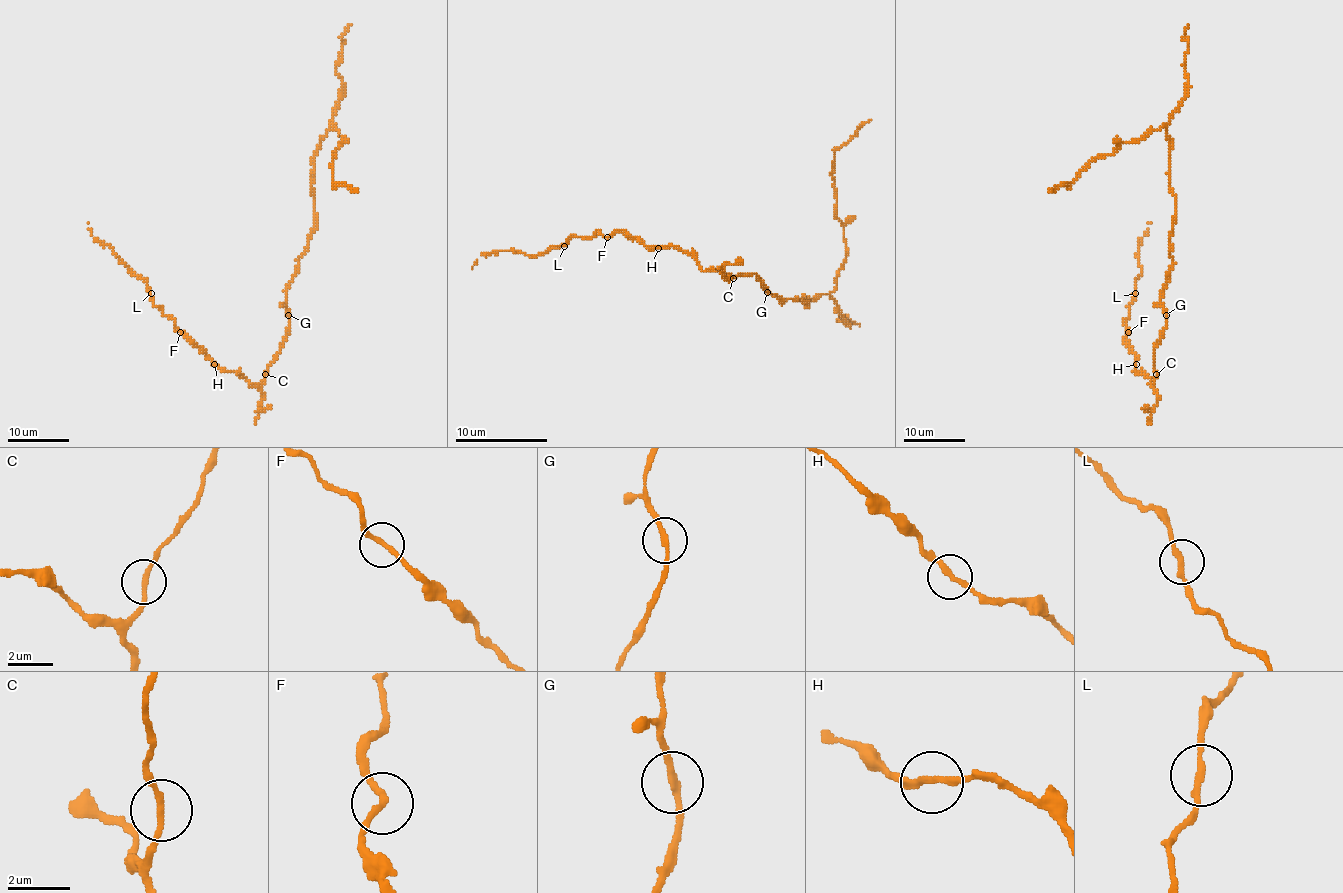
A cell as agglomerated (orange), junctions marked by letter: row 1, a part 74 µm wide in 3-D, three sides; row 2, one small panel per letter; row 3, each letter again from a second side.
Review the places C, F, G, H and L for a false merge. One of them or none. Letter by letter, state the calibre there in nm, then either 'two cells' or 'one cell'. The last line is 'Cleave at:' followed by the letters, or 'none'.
C: calibre 200 nm; one cell
F: calibre 200 nm; one cell
G: calibre 200 nm; one cell
H: calibre 200 nm; one cell
L: calibre 200 nm; one cell
Cleave at: none

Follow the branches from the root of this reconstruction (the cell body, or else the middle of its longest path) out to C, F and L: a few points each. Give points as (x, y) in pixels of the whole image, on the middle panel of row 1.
C: (765, 289), (754, 273), (740, 273), (733, 278)
F: (765, 289), (754, 273), (733, 278), (704, 271), (672, 246), (646, 246), (623, 232), (607, 237)
L: (765, 289), (754, 273), (733, 278), (704, 271), (672, 246), (646, 246), (623, 232), (573, 237), (564, 246)

